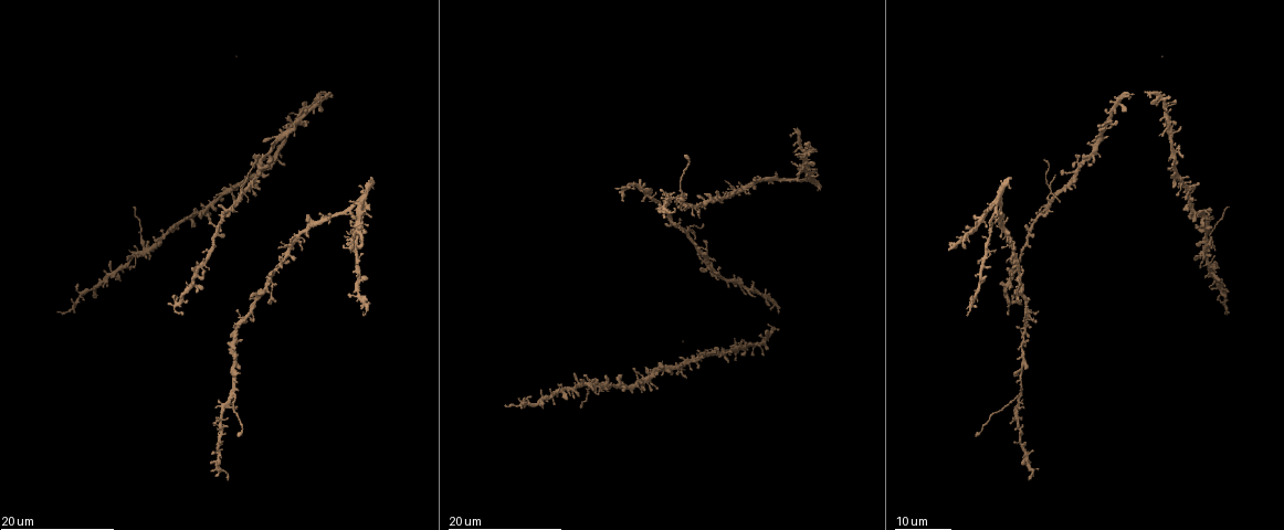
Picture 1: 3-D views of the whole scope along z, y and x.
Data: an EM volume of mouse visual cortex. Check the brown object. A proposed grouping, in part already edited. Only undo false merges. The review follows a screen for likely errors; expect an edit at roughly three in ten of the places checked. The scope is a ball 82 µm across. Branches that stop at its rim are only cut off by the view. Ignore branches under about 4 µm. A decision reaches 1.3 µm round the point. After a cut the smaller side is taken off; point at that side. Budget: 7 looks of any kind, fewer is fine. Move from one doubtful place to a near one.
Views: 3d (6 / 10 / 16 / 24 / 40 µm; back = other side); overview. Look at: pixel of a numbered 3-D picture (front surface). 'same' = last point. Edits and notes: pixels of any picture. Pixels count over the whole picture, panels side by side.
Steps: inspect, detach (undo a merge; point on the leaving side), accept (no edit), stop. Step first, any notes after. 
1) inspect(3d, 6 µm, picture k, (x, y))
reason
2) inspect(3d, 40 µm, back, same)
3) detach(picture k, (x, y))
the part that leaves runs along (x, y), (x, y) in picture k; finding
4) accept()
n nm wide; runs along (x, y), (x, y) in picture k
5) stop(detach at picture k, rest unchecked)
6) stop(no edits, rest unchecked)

inspect(3d, 24 µm, picture 1, (638, 187))
looks like a crossing

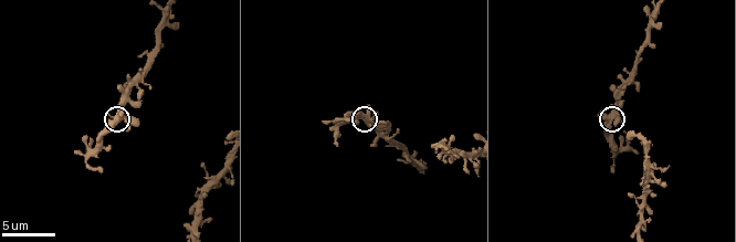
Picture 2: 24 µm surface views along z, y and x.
inspect(3d, 10 µm, picture 2, (366, 114))

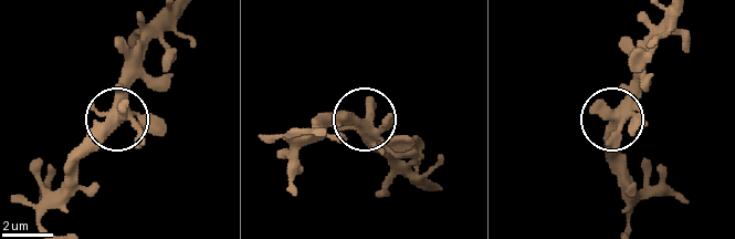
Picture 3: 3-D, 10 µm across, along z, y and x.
accept()
side arm 8 µm; 5 arms; one neuron here

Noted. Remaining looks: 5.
inspect(3d, 24 µm, picture 1, (1050, 195))

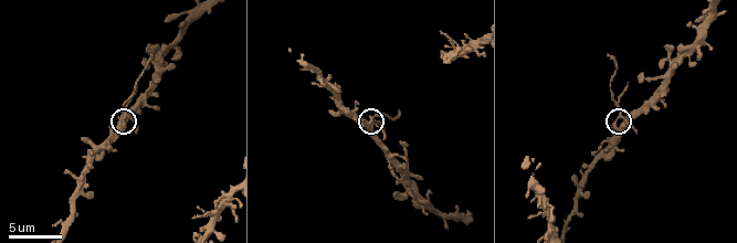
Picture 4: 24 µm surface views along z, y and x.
inspect(3d, 10 µm, picture 4, (617, 117))

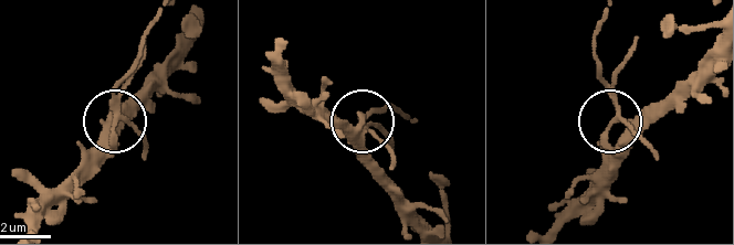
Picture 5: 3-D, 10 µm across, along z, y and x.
detach(picture 5, (113, 91))
200 nm wide; the part that leaves runs along (115, 125), (116, 83), (153, 19) in picture 5; a second neuron is stuck on

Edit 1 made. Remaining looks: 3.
inspect(overview)
redraw

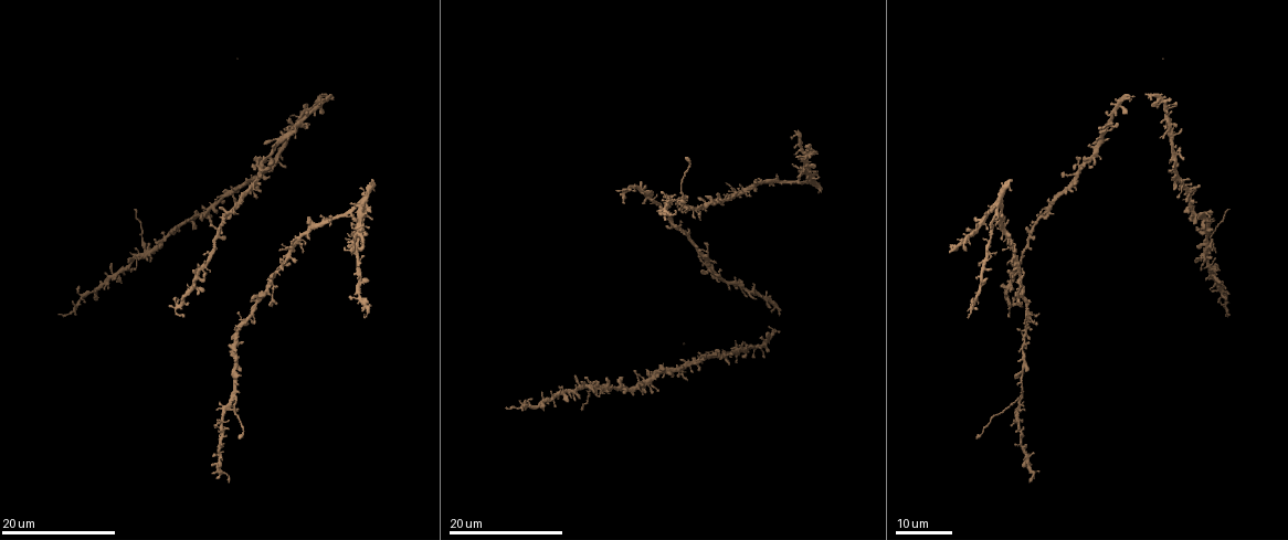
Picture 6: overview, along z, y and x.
inspect(3d, 16 µm, picture 6, (234, 401))
two arms in line, one across

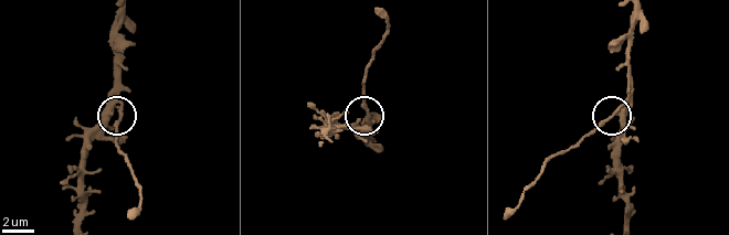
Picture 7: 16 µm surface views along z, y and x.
inspect(3d, 6 µm, picture 7, (114, 112))

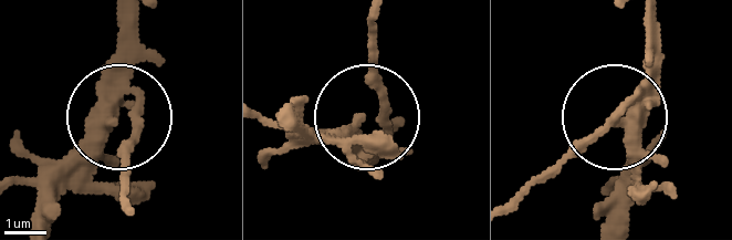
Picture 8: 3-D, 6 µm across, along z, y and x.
detach(picture 8, (133, 141))
260 nm wide; the part that leaves runs along (140, 95), (131, 205) in picture 8; two neurons meet here

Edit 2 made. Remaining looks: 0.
stop(detach at picture 5, detach at picture 8, rest unchecked)

